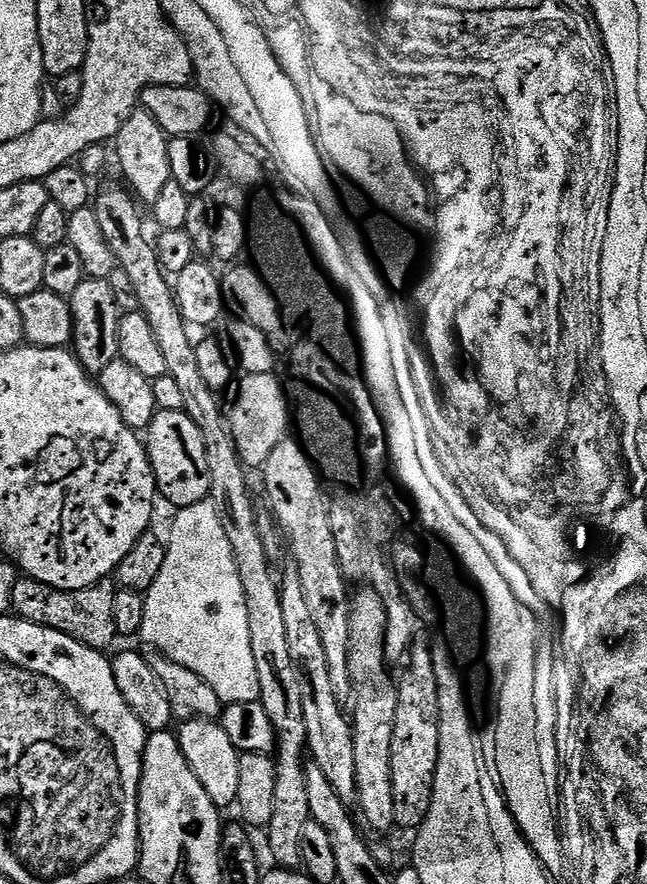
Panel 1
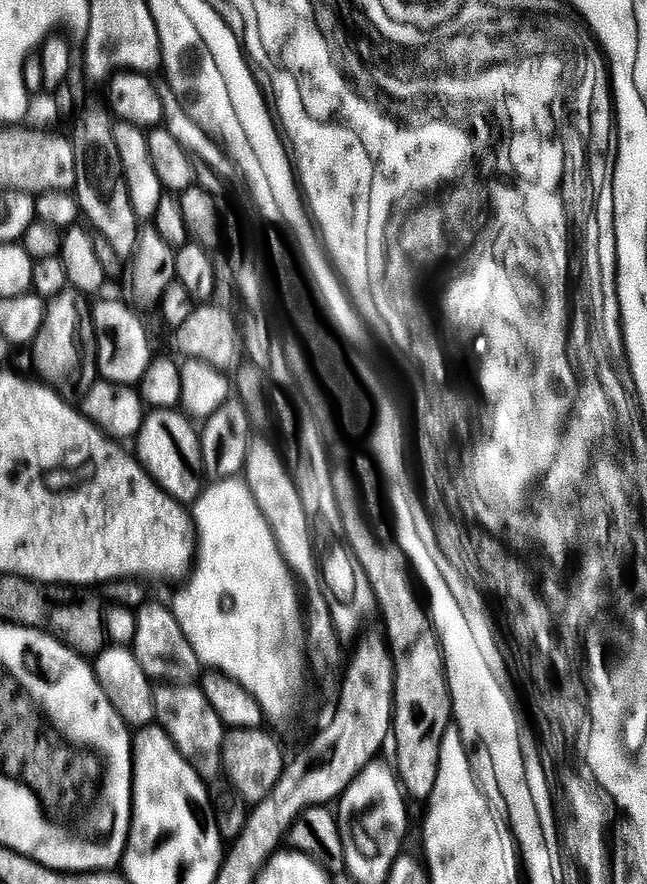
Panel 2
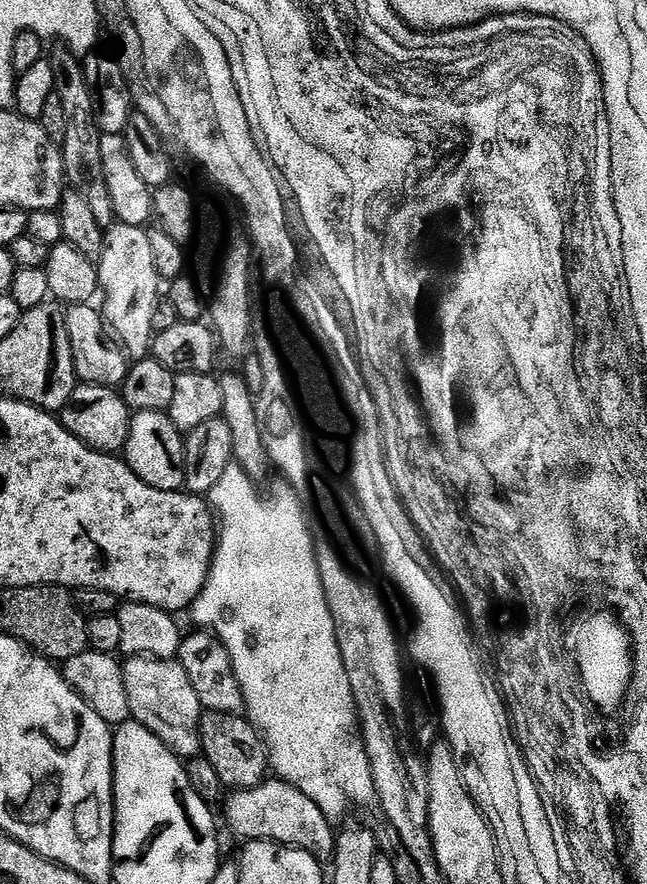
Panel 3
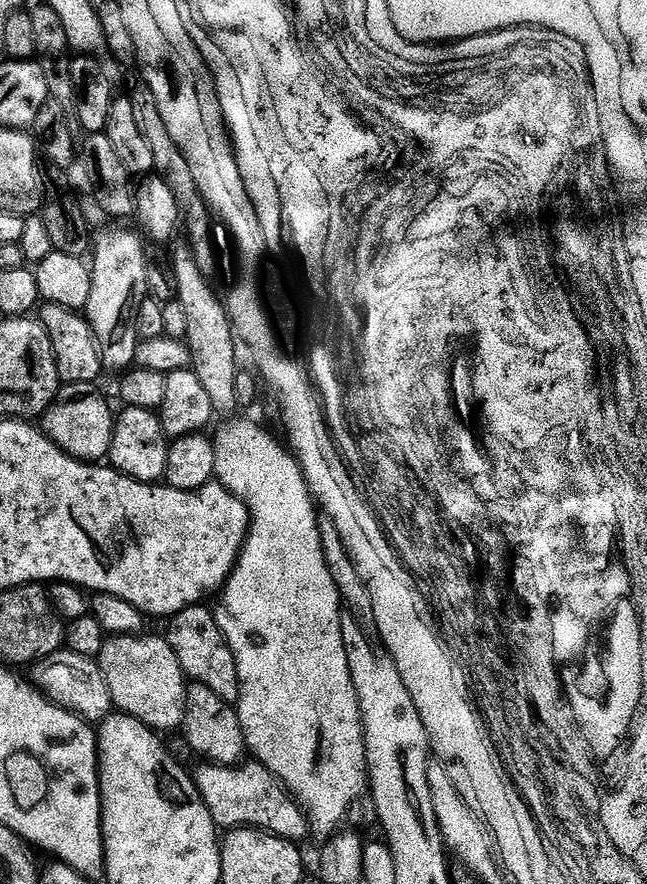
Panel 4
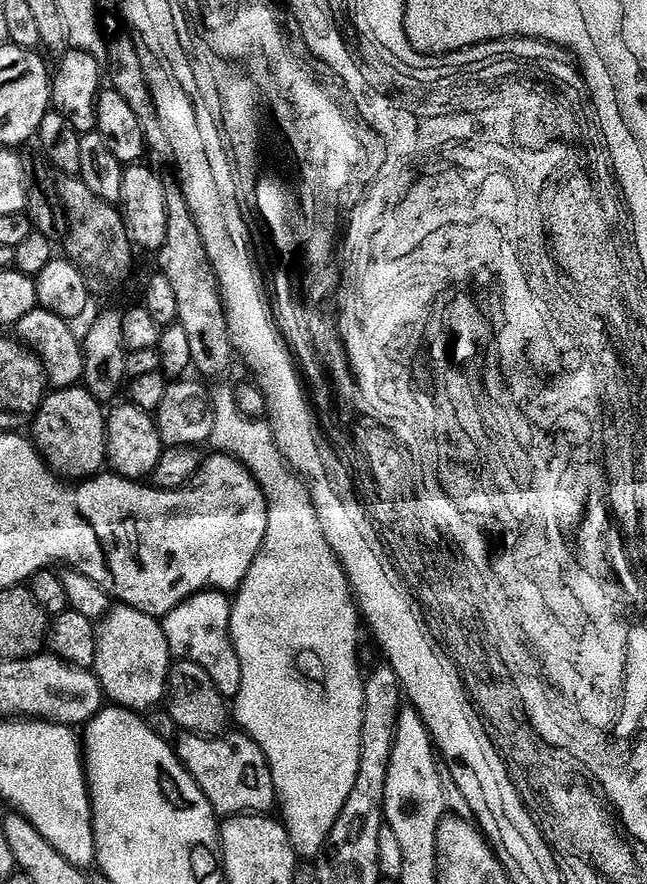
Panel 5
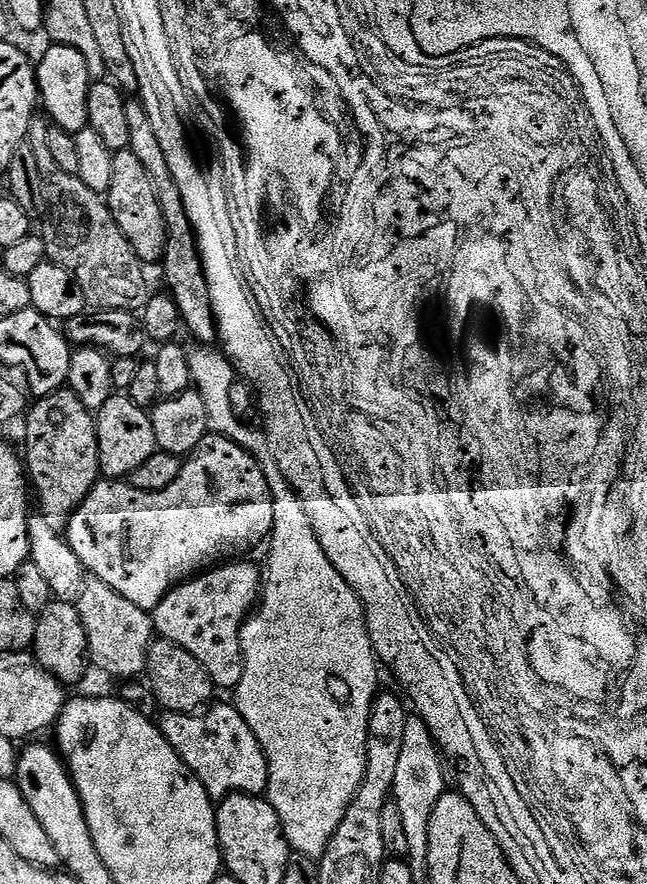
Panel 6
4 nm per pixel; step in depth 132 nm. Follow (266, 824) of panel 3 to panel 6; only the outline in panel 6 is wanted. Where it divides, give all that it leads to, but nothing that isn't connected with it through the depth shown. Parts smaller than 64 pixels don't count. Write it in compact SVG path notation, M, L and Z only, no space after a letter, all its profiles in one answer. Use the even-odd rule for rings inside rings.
M235 703L215 704L199 714L167 713L158 727L184 767L196 777L209 797L223 798L233 794L260 796L267 793L268 760L258 738Z

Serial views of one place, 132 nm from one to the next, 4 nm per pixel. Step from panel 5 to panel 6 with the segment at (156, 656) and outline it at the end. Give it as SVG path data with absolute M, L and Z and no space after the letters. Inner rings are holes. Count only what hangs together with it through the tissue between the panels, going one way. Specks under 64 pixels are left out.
M95 578L84 585L78 603L80 621L86 630L91 663L97 664L108 676L128 680L148 667L148 648L154 639L154 625L151 615L143 612L134 602L126 602L106 582Z

